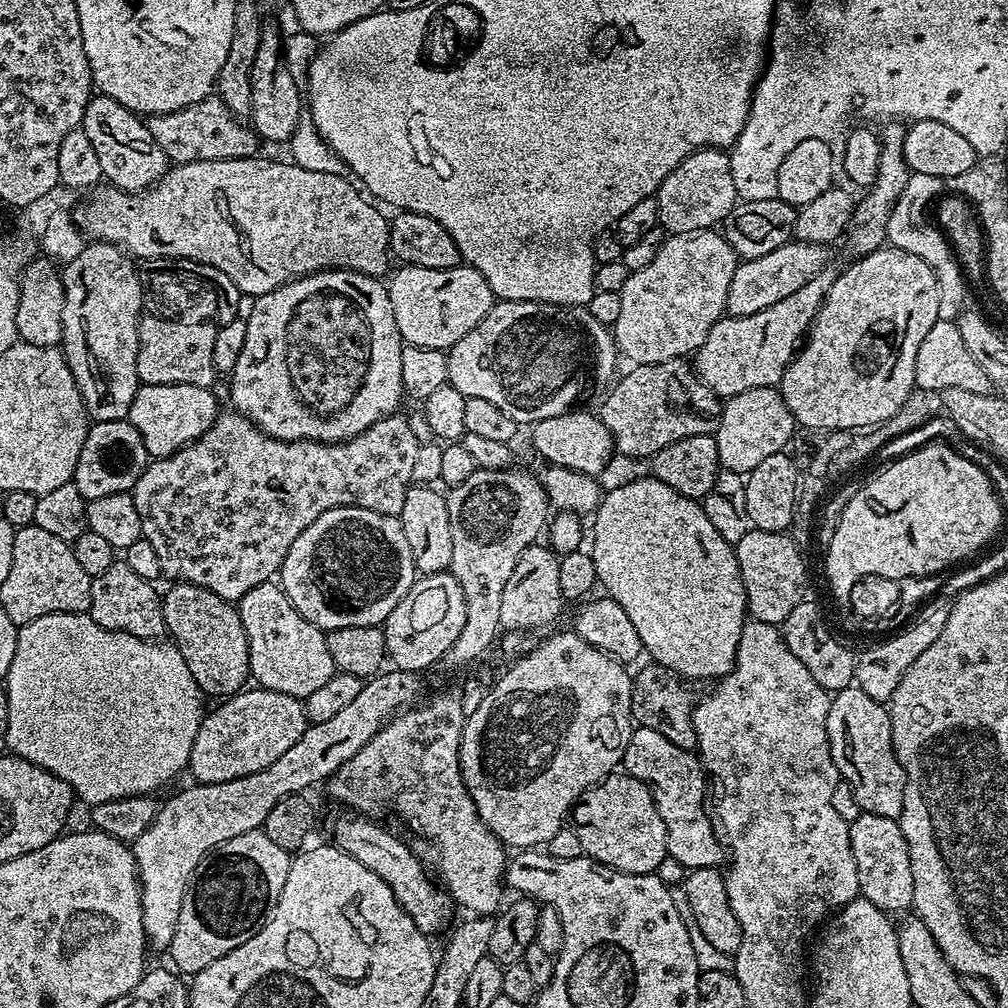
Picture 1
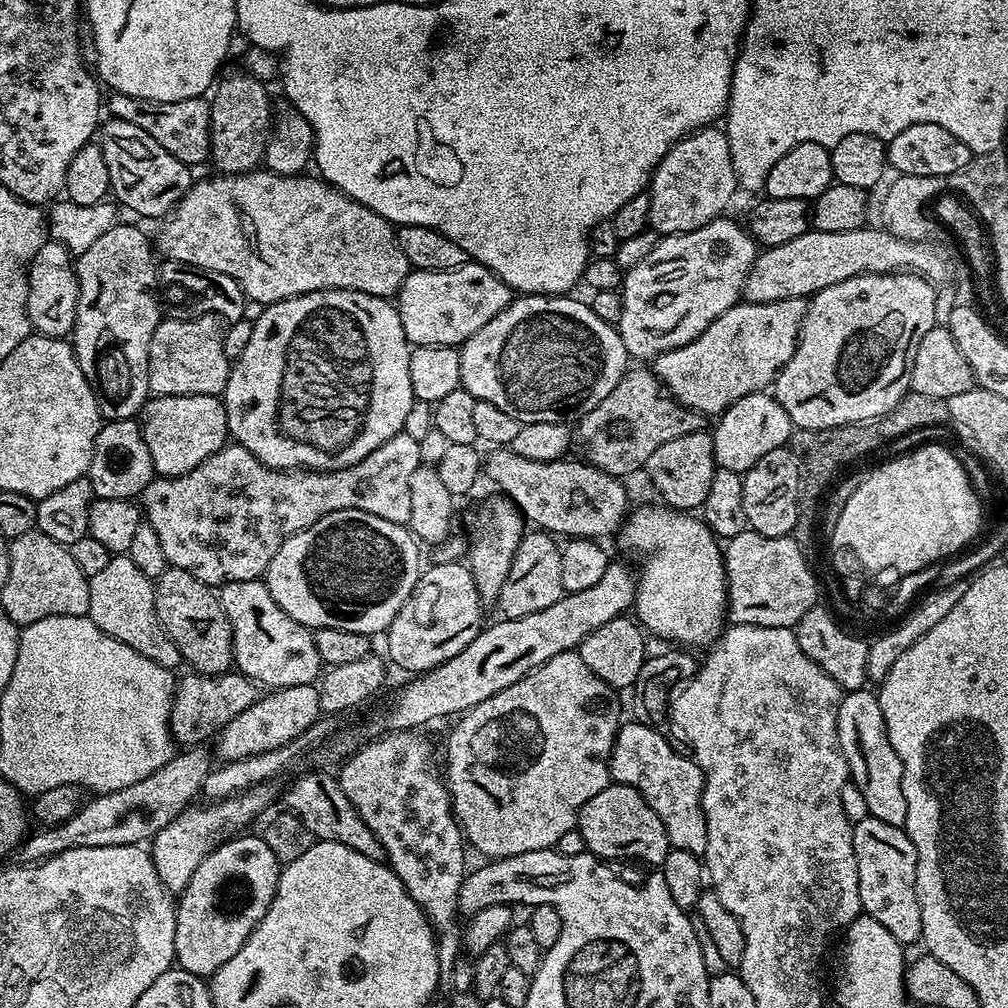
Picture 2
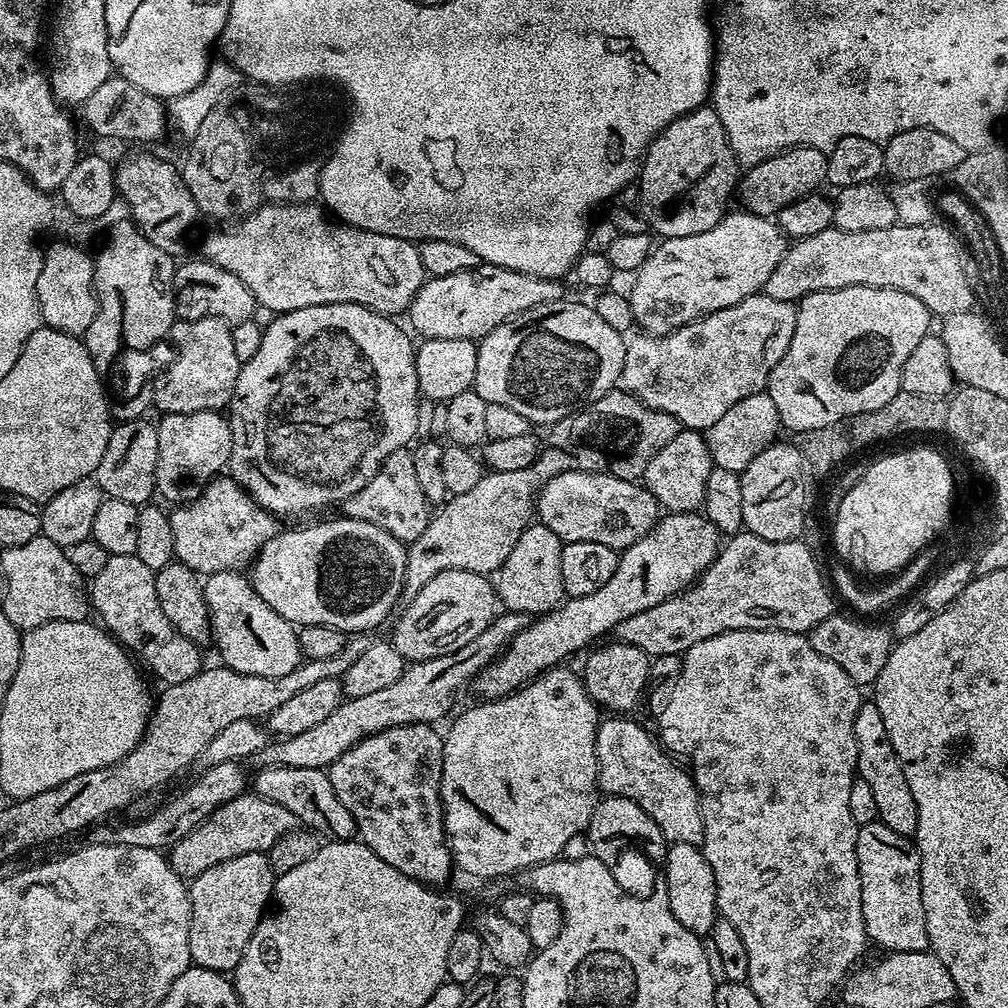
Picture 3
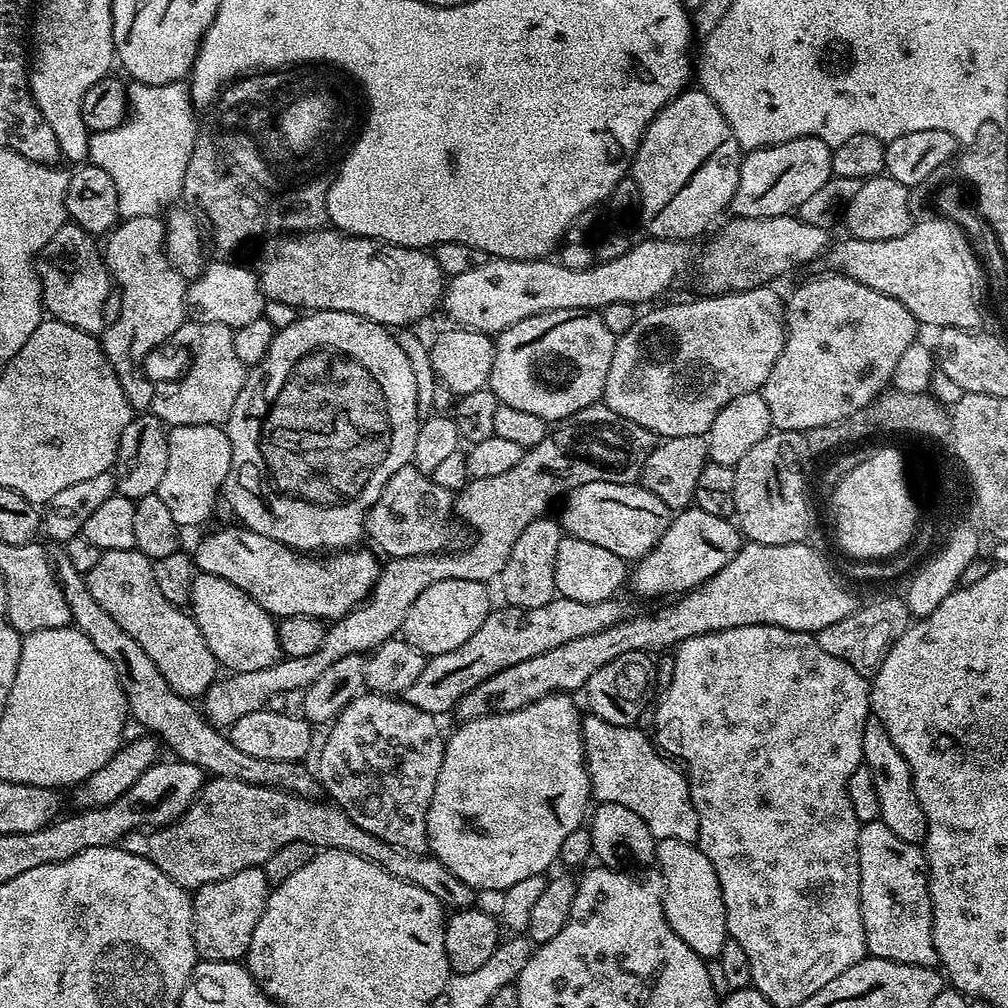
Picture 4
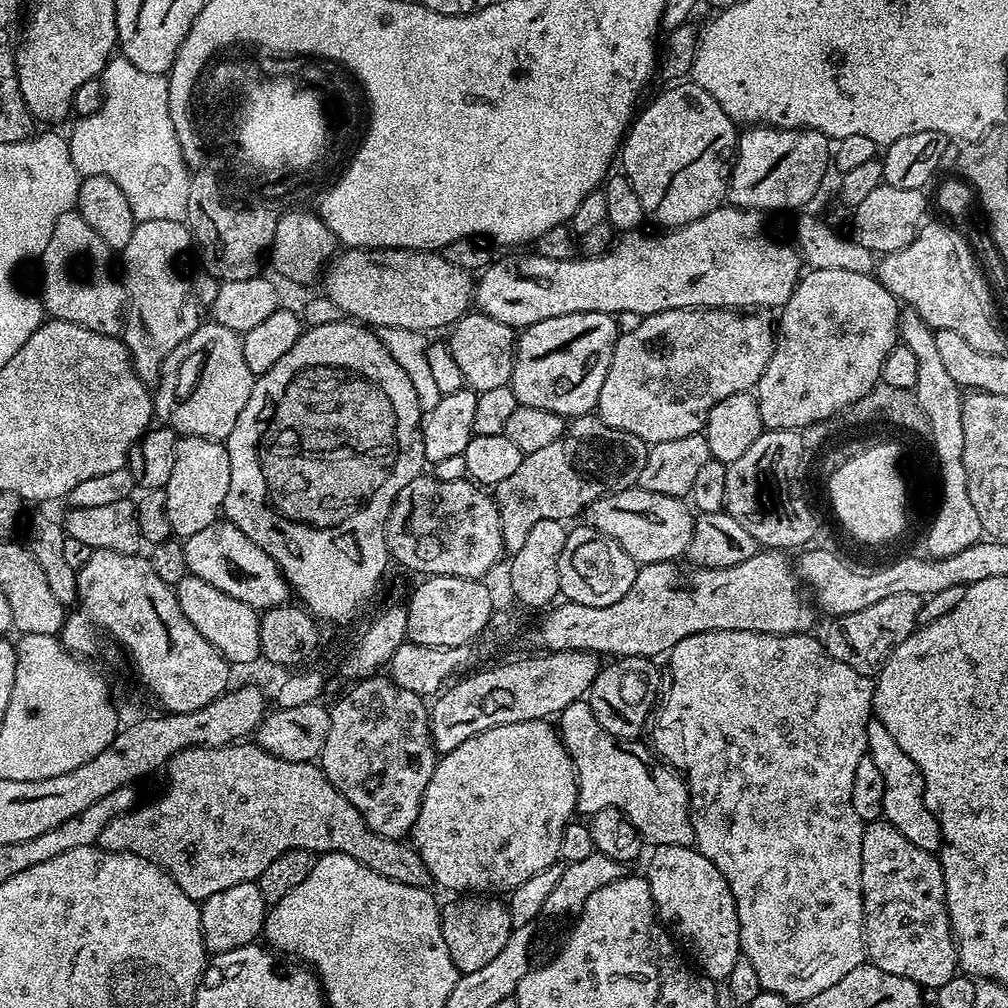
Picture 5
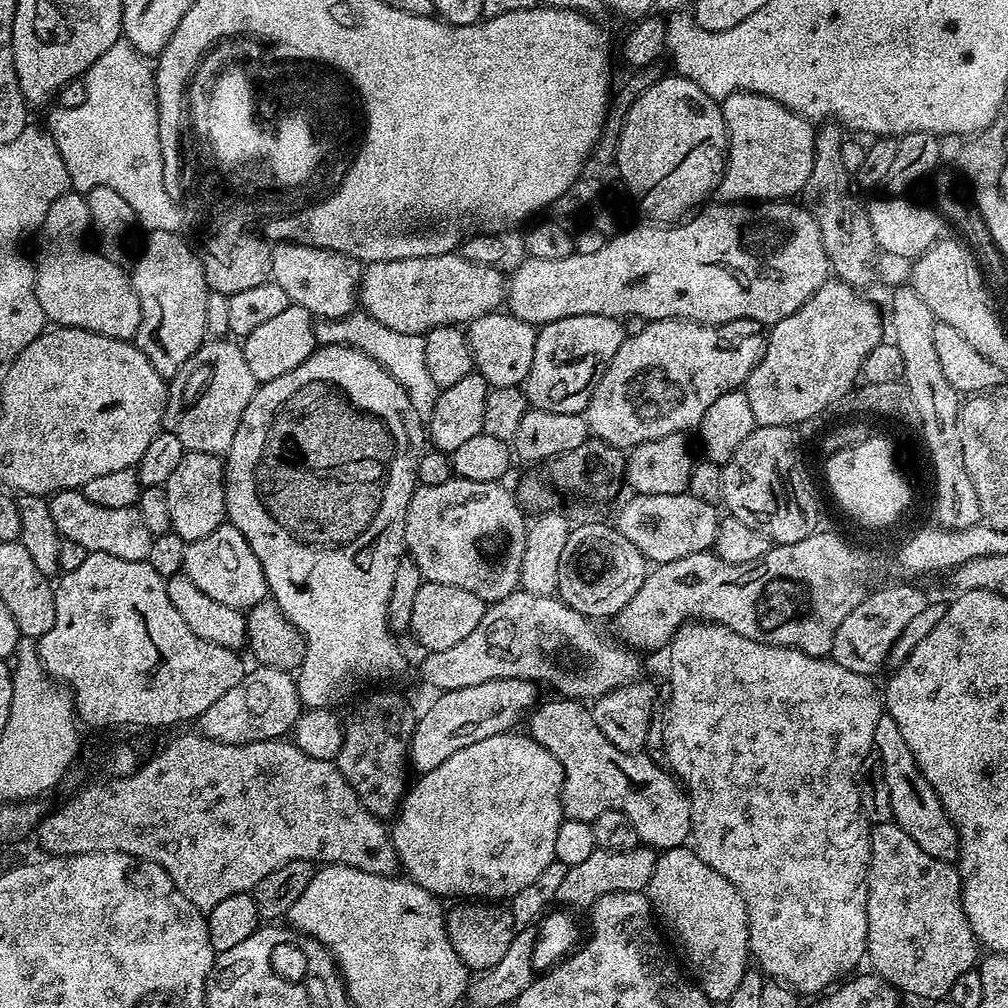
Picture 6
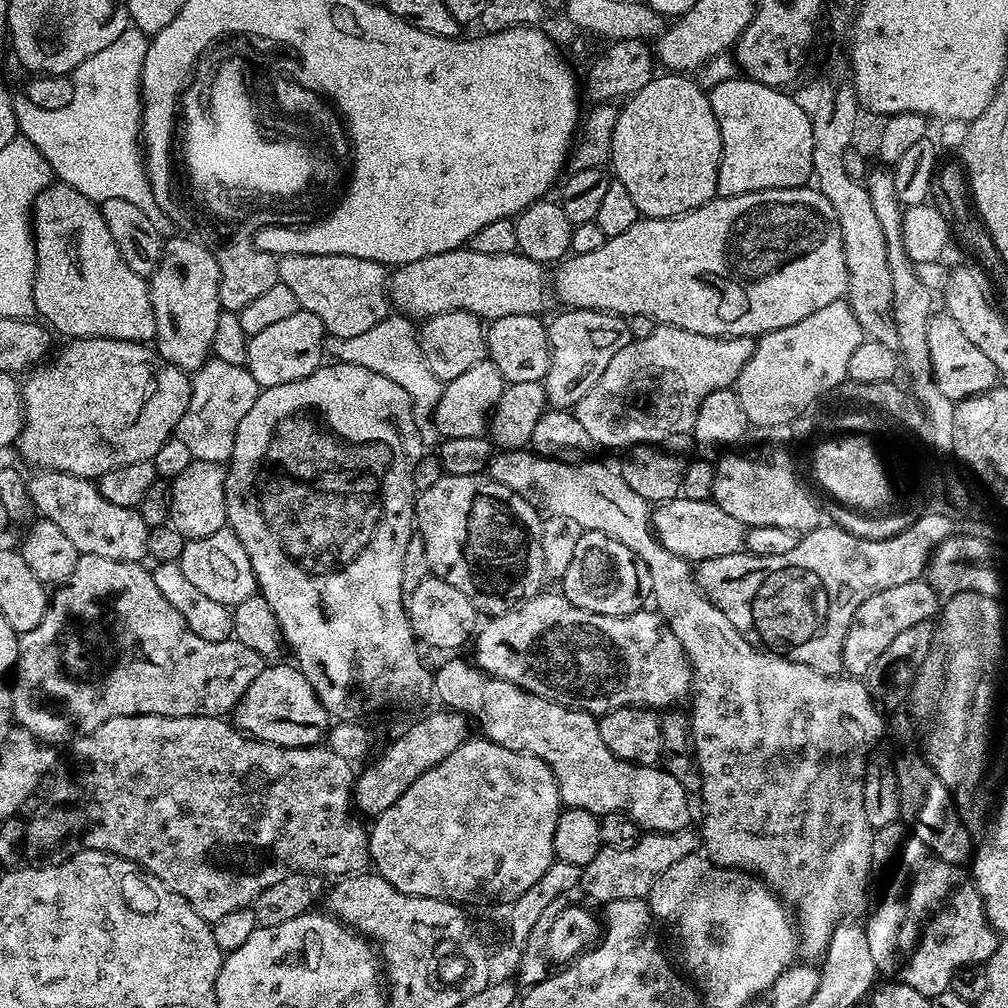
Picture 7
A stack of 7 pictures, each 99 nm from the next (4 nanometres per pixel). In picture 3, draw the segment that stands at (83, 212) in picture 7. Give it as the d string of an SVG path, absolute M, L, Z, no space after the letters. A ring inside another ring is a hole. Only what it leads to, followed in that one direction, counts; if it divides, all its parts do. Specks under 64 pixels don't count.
M56 240L43 249L44 261L38 274L38 306L41 321L47 327L71 336L83 337L90 330L90 322L96 317L96 287L94 286L94 260L76 244Z

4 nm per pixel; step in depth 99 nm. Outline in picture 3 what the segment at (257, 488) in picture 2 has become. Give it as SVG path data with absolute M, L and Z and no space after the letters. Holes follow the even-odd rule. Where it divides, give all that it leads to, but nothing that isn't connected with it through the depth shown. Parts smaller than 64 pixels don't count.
M399 448L390 454L390 458L384 460L384 465L342 505L343 515L350 518L358 518L362 522L374 522L374 526L382 526L386 534L394 534L394 538L411 542L426 530L430 519L430 505L428 499L422 494L422 488L418 486L418 478L414 474L414 462L412 452L408 448ZM228 474L209 480L195 500L173 507L168 522L174 534L175 559L204 578L215 572L247 569L261 546L270 542L278 531L277 517L258 506L258 502L254 502L243 486Z

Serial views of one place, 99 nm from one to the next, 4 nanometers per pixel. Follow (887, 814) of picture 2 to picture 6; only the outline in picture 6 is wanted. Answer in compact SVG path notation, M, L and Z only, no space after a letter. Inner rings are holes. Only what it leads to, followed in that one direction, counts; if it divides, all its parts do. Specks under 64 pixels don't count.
M887 714L878 718L878 726L874 726L874 742L872 743L875 755L880 757L882 770L886 778L886 787L890 789L890 806L892 807L892 820L930 858L935 860L955 861L960 854L960 836L952 824L952 820L946 814L934 786L926 782L918 762L914 762L914 754L910 754L910 746L906 746L906 738L902 738L902 730L898 730L898 722Z

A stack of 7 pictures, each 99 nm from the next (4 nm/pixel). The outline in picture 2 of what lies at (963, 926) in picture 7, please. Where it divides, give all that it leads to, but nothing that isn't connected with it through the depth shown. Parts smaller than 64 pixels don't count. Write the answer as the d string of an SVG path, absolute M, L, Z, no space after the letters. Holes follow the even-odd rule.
M867 816L862 822L853 824L854 858L858 862L858 894L860 907L874 922L886 926L890 934L899 944L911 946L922 937L922 914L918 910L918 894L916 893L916 867L918 854L914 850L914 842L910 842L907 832L898 826L890 826L890 822L878 822L878 818Z

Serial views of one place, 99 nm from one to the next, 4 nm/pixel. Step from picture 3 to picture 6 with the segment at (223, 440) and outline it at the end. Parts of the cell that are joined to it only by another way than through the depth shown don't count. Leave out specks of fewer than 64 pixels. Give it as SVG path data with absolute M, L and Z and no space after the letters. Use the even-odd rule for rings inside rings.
M185 452L182 462L178 462L178 467L174 469L174 474L170 474L162 486L166 490L166 502L170 502L172 531L178 534L178 538L185 542L206 538L206 534L214 534L214 530L225 523L225 471L225 461L219 456Z

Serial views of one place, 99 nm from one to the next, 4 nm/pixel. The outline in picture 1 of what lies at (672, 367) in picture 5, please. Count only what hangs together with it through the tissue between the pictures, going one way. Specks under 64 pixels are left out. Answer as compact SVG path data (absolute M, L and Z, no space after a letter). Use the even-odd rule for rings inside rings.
M826 266L806 286L766 310L749 316L725 315L710 330L706 342L694 353L694 367L700 381L711 395L721 398L737 396L755 388L776 388L807 337L818 310L834 286L837 269Z

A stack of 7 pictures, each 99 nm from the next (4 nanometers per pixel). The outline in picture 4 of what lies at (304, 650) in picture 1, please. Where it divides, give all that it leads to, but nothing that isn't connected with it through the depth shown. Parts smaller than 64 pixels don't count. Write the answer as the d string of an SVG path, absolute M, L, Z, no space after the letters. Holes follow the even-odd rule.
M197 571L194 582L190 586L188 604L190 615L196 621L198 630L202 630L202 638L206 638L206 646L210 646L217 665L224 667L225 664L228 667L225 669L229 673L262 670L281 659L282 653L276 629L277 621L262 606L258 606L258 602L254 602L254 598L246 594L246 590L238 590L234 582L226 582L226 578L221 576Z

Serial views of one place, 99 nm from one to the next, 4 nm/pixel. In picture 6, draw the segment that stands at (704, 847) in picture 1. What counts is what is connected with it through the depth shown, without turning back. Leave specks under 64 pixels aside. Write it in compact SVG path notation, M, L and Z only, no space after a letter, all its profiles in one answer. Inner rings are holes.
M555 699L531 709L526 732L550 750L562 766L564 789L560 801L564 803L565 817L591 822L602 810L622 810L626 818L634 822L641 845L653 850L687 845L692 835L692 805L677 777L667 767L659 768L648 754L618 750L618 746L598 730L587 703Z

